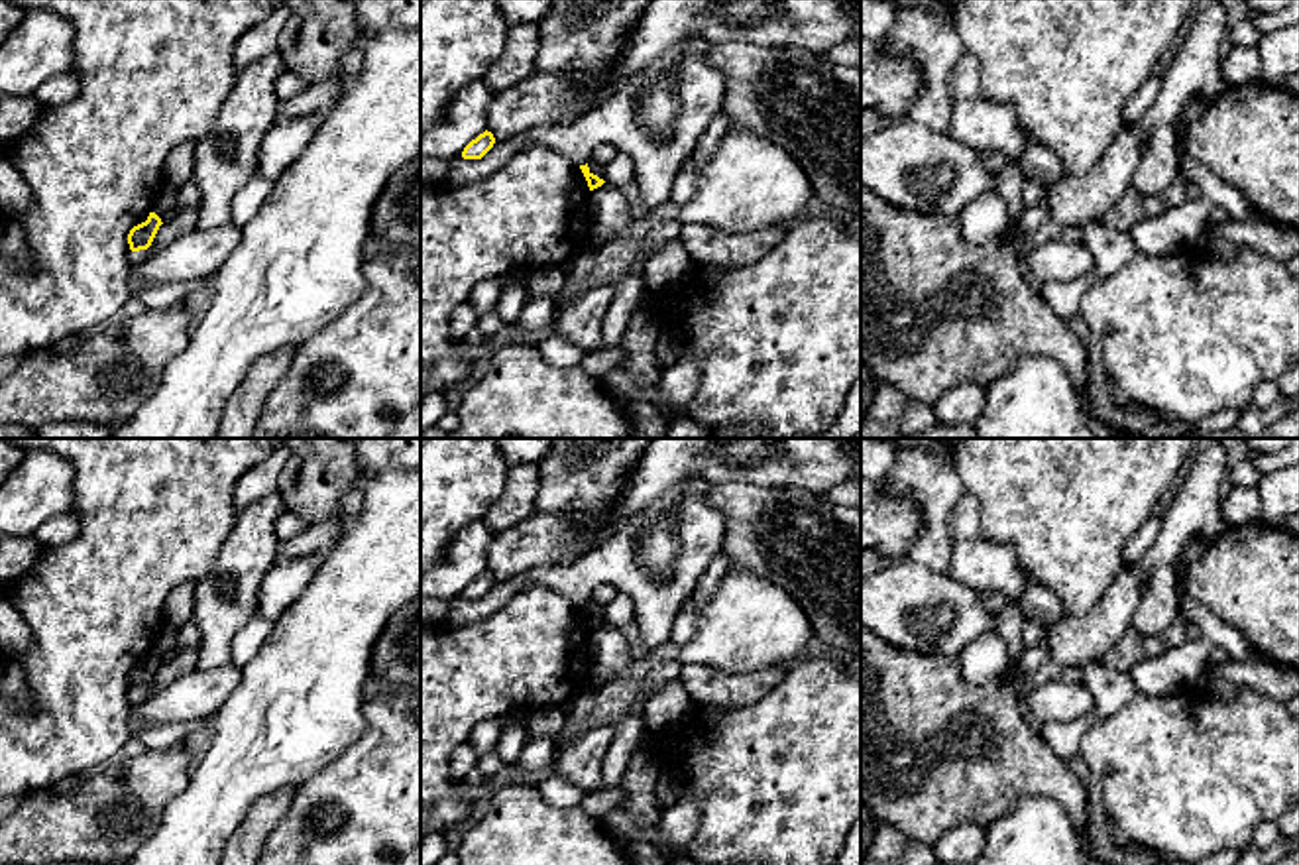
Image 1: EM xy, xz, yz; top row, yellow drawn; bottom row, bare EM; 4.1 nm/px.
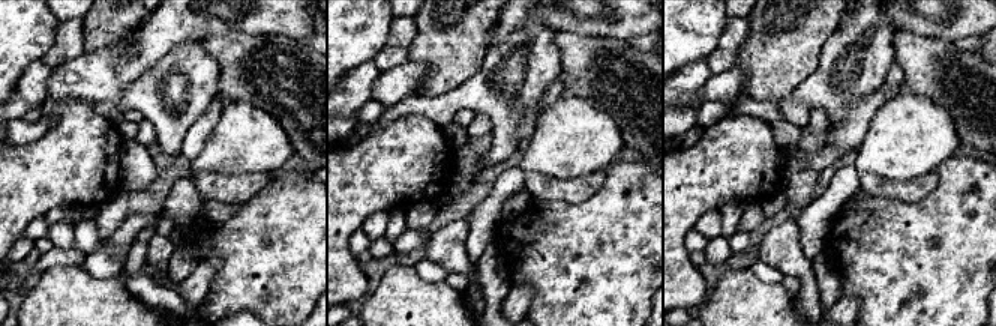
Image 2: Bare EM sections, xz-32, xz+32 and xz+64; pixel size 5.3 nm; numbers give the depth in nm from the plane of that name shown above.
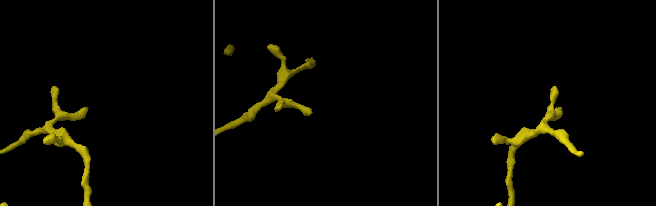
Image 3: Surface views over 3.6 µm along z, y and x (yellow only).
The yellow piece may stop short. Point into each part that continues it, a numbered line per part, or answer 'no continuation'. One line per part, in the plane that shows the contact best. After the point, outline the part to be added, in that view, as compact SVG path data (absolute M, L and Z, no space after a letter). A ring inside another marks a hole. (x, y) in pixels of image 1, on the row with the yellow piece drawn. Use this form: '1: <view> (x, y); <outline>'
no continuation

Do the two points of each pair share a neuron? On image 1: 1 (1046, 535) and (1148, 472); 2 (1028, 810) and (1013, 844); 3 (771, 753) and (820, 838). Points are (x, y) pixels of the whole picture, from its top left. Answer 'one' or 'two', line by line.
1: one
2: one
3: one

